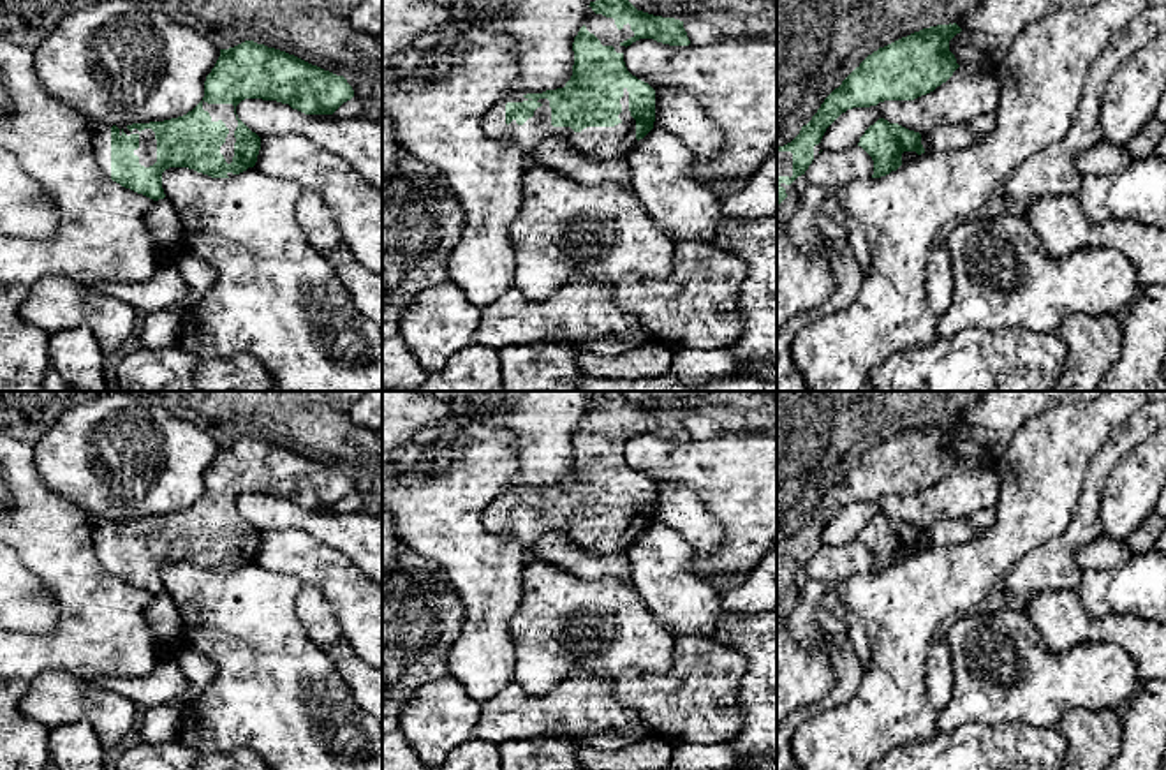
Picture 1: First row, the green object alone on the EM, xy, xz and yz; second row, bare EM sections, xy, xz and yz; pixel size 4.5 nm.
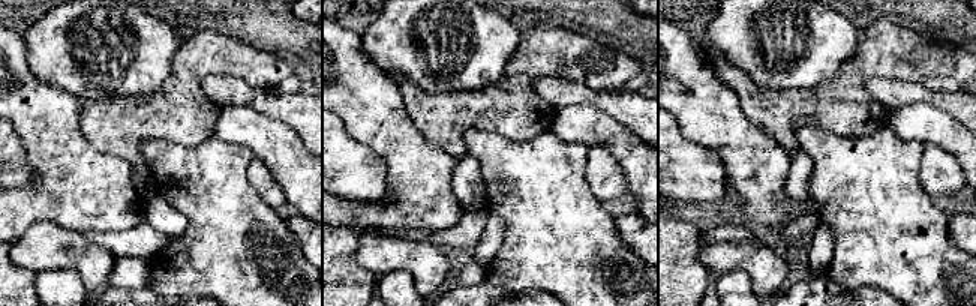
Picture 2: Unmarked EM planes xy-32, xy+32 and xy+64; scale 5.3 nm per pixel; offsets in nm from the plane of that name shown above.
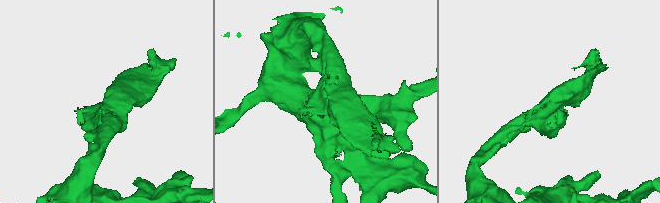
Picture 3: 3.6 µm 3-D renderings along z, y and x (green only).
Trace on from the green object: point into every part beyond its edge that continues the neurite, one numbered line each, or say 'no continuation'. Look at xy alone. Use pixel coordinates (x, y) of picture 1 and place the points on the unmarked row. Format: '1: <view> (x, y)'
1: xy (217, 506)

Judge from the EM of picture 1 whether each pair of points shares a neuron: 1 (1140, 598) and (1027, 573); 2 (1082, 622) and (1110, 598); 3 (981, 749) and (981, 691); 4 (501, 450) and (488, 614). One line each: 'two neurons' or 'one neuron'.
1: two neurons
2: two neurons
3: two neurons
4: one neuron

